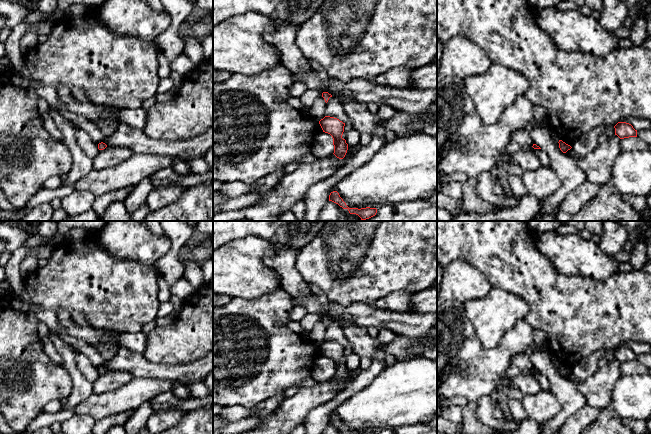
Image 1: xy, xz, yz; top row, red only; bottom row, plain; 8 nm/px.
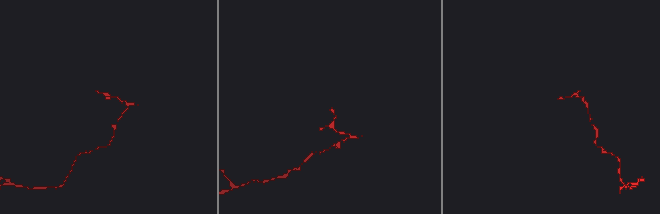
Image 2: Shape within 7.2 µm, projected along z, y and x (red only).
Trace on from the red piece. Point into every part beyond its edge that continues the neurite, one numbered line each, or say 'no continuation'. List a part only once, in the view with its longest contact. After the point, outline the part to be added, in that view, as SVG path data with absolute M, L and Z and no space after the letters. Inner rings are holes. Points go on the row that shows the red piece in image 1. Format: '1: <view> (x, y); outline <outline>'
no continuation

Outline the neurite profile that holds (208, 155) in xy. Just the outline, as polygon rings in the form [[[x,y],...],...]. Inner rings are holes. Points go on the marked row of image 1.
[[[213,147],[204,153],[202,158],[208,164],[210,171],[213,171]]]

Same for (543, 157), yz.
[[[530,147],[529,149],[531,149],[539,158],[541,166],[550,167],[549,156],[545,151],[543,151],[542,149],[534,149],[533,147]]]

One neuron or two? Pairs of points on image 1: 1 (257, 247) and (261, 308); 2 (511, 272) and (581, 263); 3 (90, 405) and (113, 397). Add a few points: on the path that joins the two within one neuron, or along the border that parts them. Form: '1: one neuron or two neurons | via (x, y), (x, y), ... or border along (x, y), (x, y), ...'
1: two neurons | border along (280, 288), (254, 298), (237, 298)
2: two neurons | border along (538, 250), (559, 271), (577, 275)
3: one neuron | via (96, 405), (107, 403)

